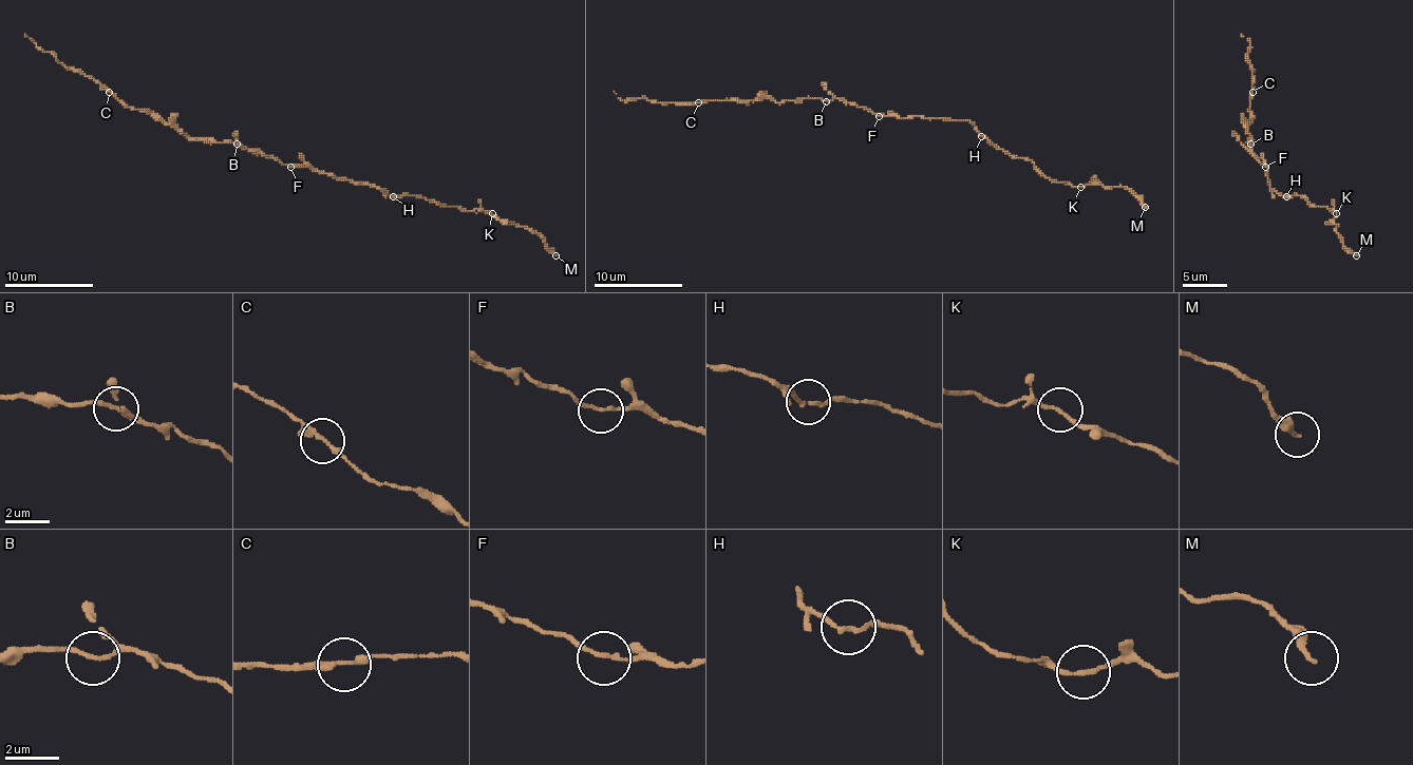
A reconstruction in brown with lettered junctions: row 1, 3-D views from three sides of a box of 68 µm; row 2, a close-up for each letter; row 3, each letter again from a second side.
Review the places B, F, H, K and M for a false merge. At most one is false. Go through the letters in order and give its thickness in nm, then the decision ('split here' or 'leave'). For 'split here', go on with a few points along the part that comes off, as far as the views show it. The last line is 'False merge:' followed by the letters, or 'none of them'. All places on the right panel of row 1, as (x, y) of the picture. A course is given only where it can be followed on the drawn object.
B: calibre 160 nm; leave
F: calibre 150 nm; leave
H: calibre 140 nm; leave
K: calibre 160 nm; leave
M: calibre 280 nm; leave
False merge: none of them

